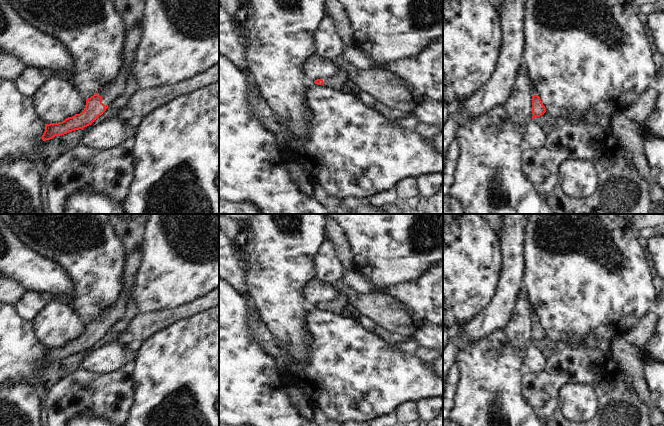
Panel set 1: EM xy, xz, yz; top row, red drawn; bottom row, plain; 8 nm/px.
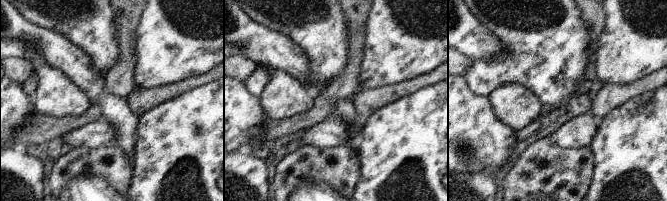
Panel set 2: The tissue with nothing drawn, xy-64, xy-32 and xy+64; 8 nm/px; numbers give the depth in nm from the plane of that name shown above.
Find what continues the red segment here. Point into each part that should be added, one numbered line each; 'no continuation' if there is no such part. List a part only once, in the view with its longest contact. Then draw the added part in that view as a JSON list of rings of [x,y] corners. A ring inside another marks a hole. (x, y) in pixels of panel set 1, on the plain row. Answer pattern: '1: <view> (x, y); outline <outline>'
1: xy (130, 228); outline [[[106,214],[123,246],[123,287],[118,299],[101,311],[98,319],[102,327],[110,330],[124,316],[130,292],[136,281],[136,269],[139,263],[139,248],[142,245],[147,219],[151,214]]]

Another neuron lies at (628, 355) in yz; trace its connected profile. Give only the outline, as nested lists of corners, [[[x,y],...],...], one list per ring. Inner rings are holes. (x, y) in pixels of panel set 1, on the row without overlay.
[[[618,336],[611,341],[610,350],[613,357],[634,383],[638,394],[649,403],[650,393],[644,377],[644,362],[640,355],[640,349],[627,342],[622,336]]]

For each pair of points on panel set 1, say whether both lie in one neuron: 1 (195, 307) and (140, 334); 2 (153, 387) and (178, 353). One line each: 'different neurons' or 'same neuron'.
1: same neuron
2: same neuron

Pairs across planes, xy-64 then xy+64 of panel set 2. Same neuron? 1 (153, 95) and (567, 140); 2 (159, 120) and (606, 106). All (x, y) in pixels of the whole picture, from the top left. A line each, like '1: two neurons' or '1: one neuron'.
1: two neurons
2: two neurons

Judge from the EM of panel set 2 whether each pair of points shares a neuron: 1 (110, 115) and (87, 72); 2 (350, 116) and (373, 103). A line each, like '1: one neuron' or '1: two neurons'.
1: one neuron
2: two neurons

